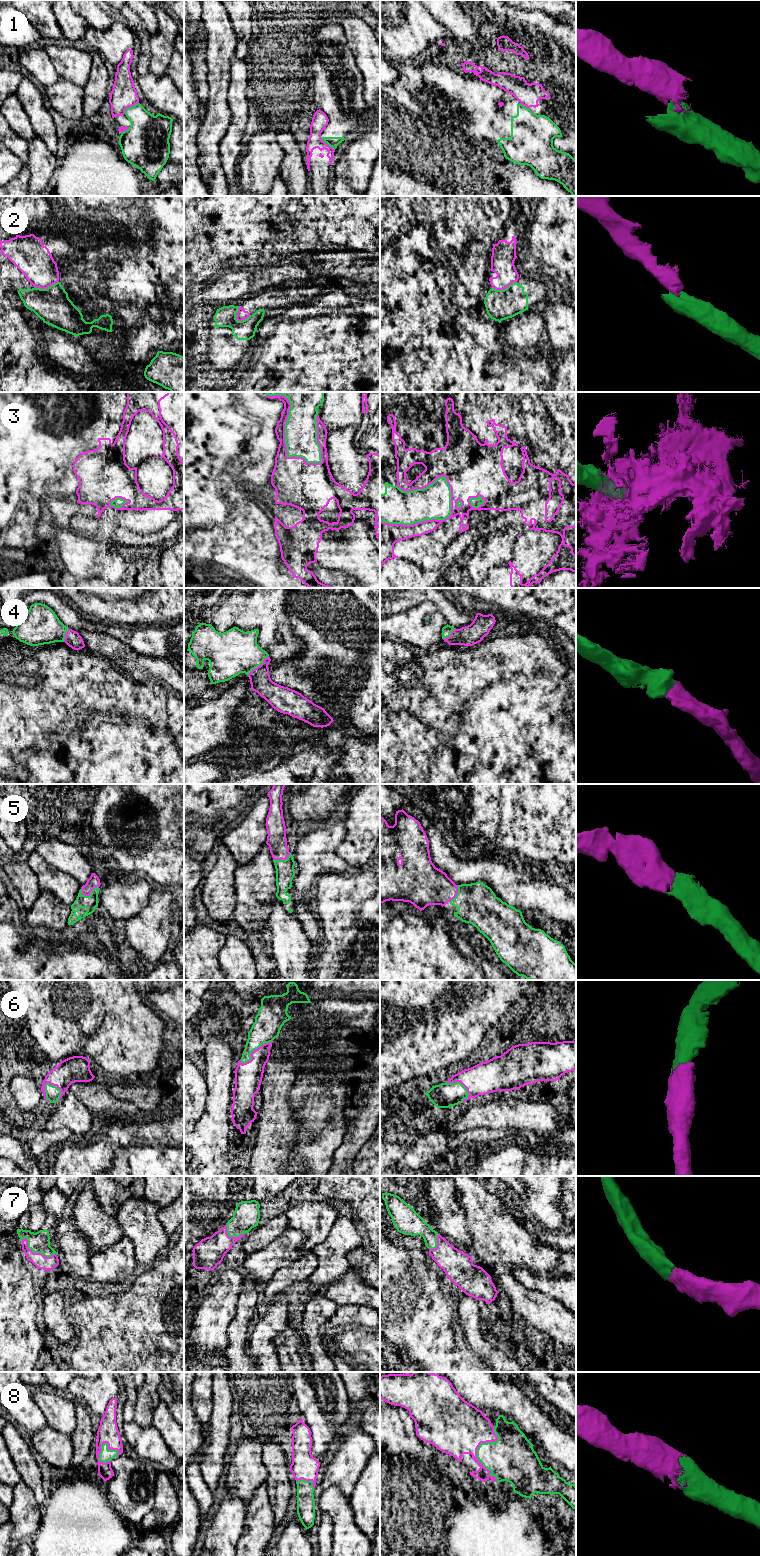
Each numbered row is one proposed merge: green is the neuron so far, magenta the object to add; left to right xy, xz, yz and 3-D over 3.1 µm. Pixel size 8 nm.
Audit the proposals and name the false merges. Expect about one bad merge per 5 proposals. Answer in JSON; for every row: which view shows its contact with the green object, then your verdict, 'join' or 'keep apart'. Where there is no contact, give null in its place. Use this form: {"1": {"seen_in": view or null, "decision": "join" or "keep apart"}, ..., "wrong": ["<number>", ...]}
{"1": {"seen_in": "xy", "decision": "keep apart"}, "2": {"seen_in": "xz", "decision": "keep apart"}, "3": {"seen_in": "xz", "decision": "keep apart"}, "4": {"seen_in": "xz", "decision": "join"}, "5": {"seen_in": "xy", "decision": "join"}, "6": {"seen_in": "xy", "decision": "join"}, "7": {"seen_in": "xy", "decision": "join"}, "8": {"seen_in": "yz", "decision": "join"}, "wrong": ["1", "2", "3"]}

